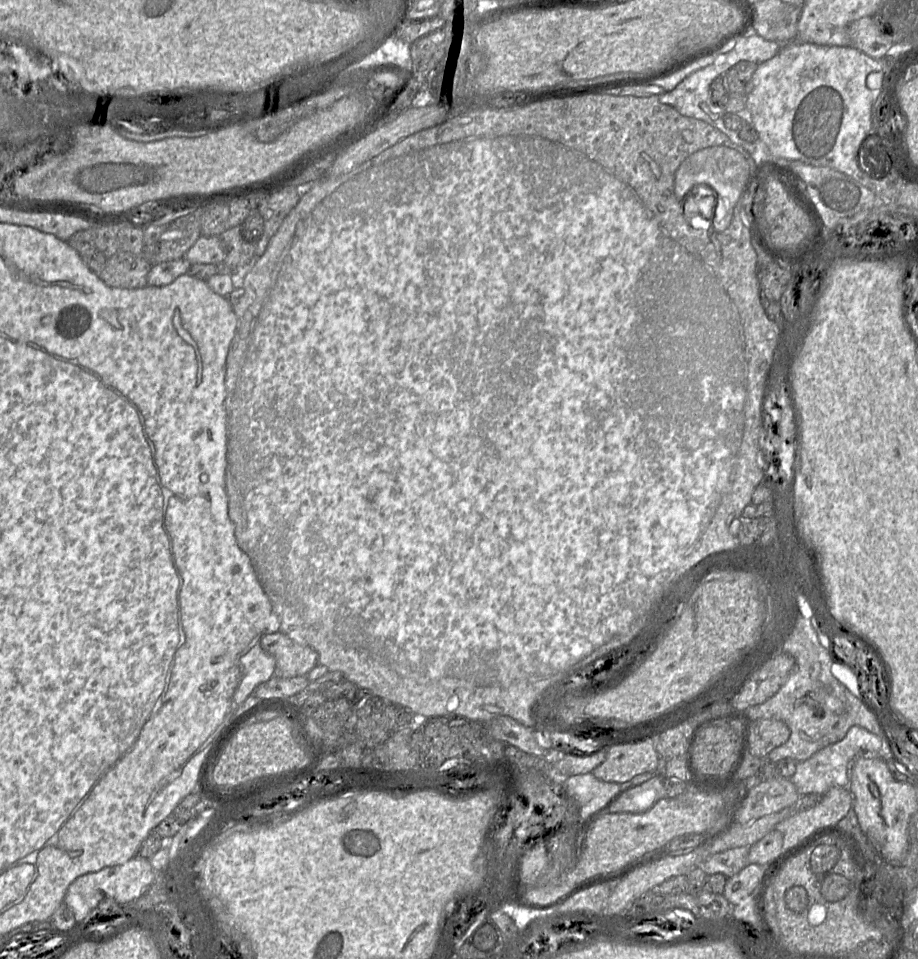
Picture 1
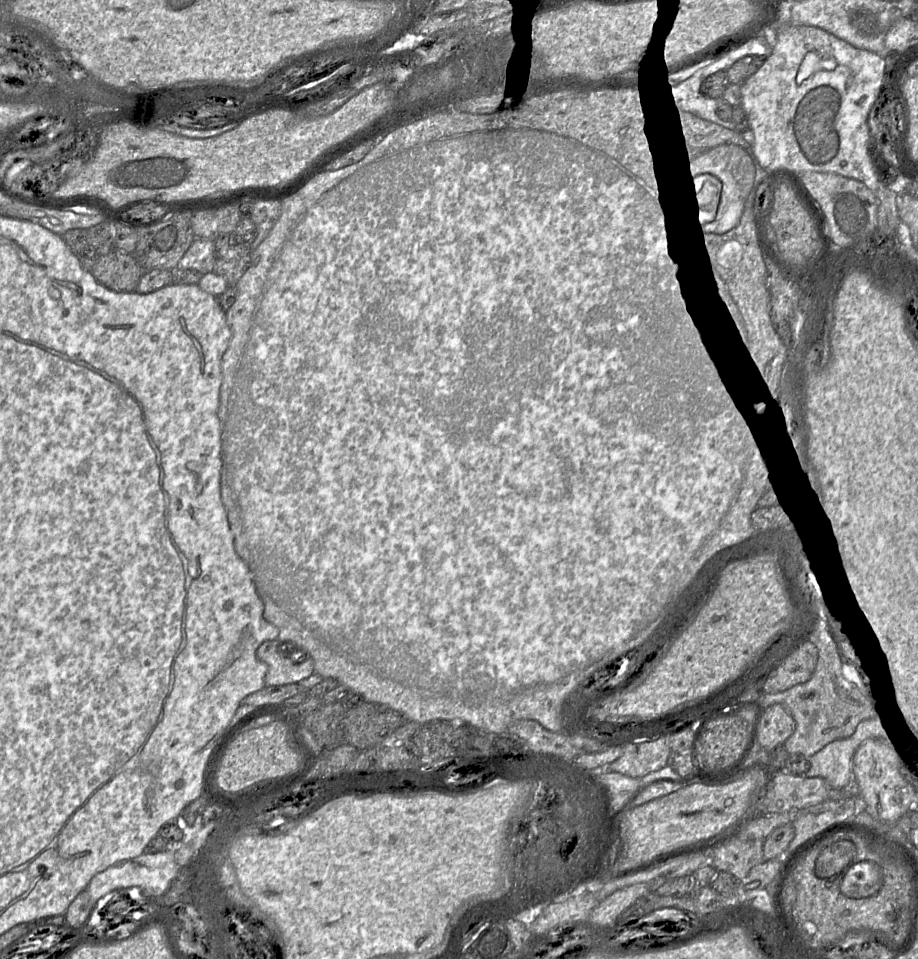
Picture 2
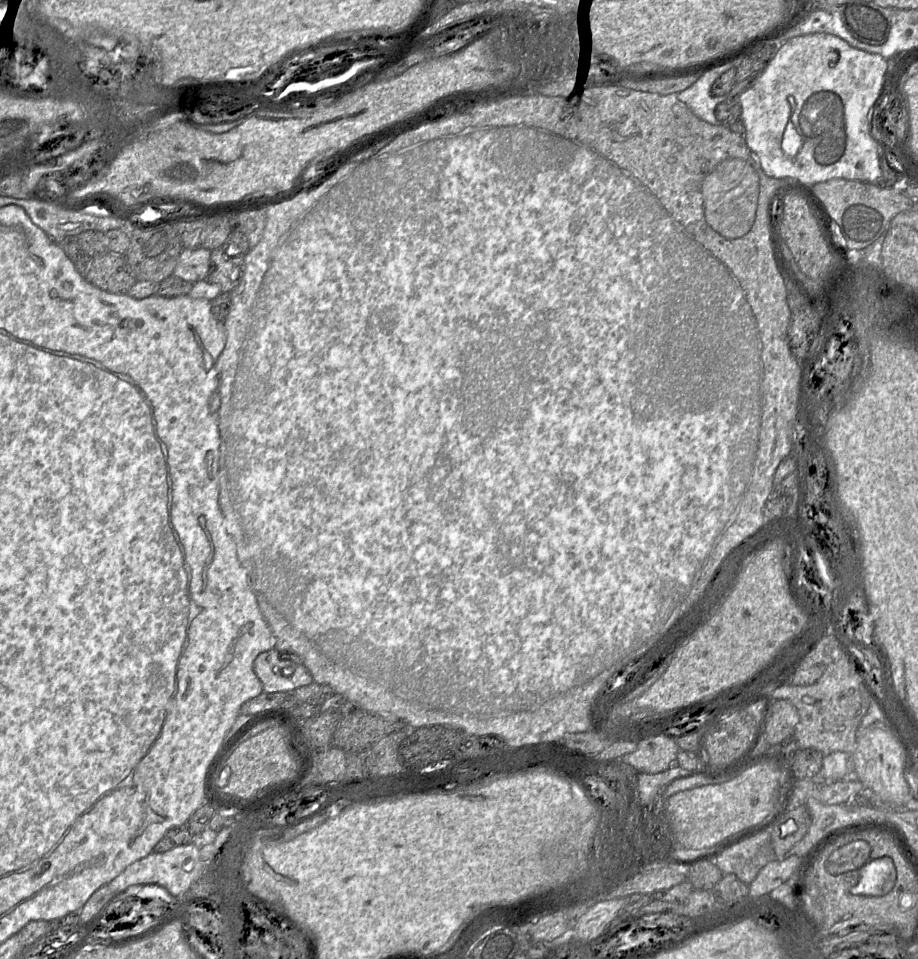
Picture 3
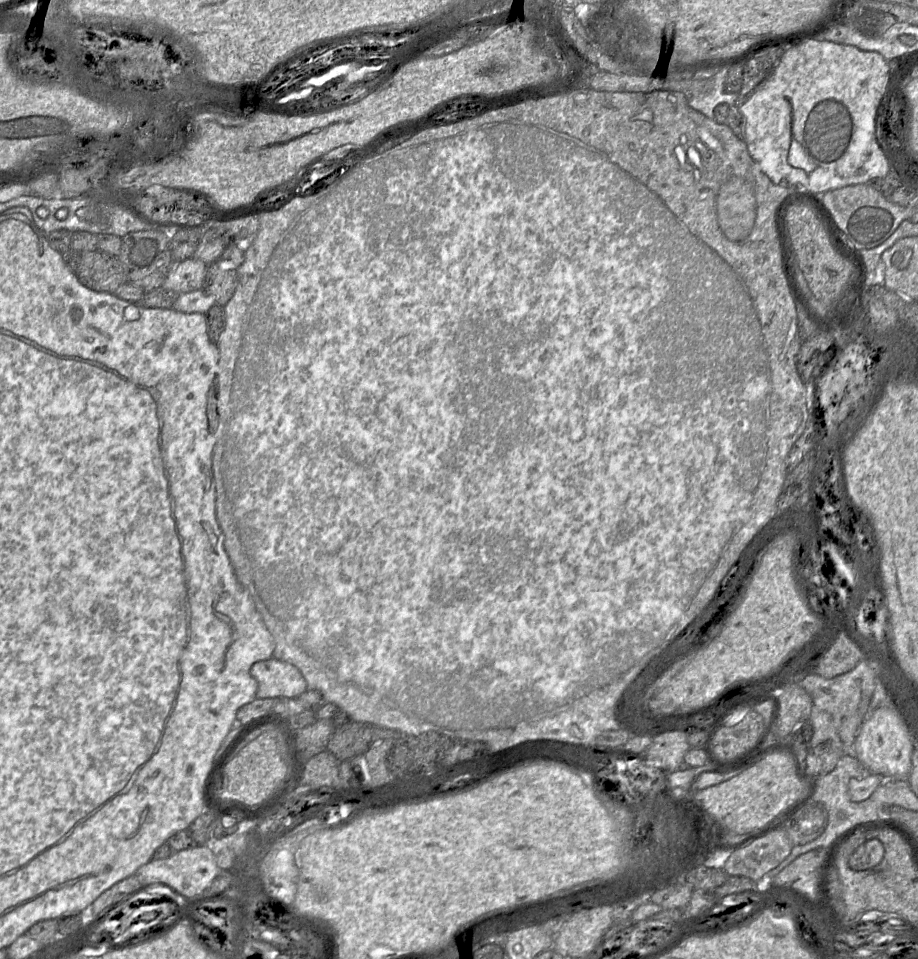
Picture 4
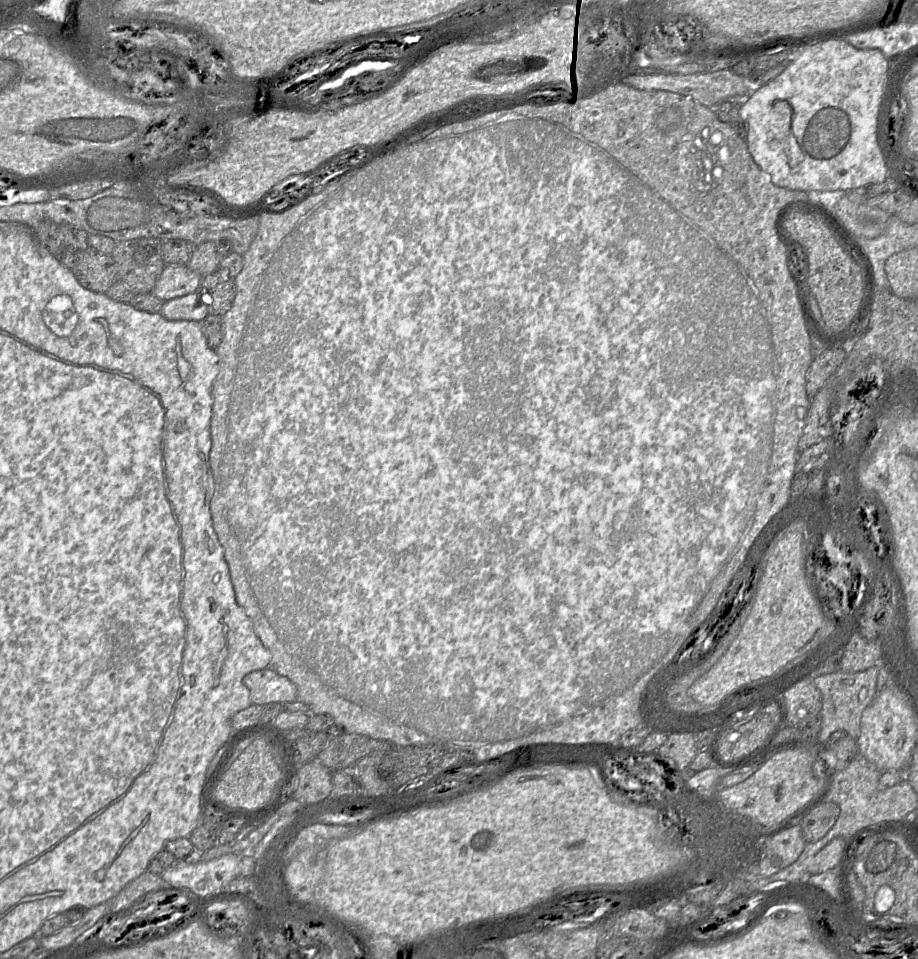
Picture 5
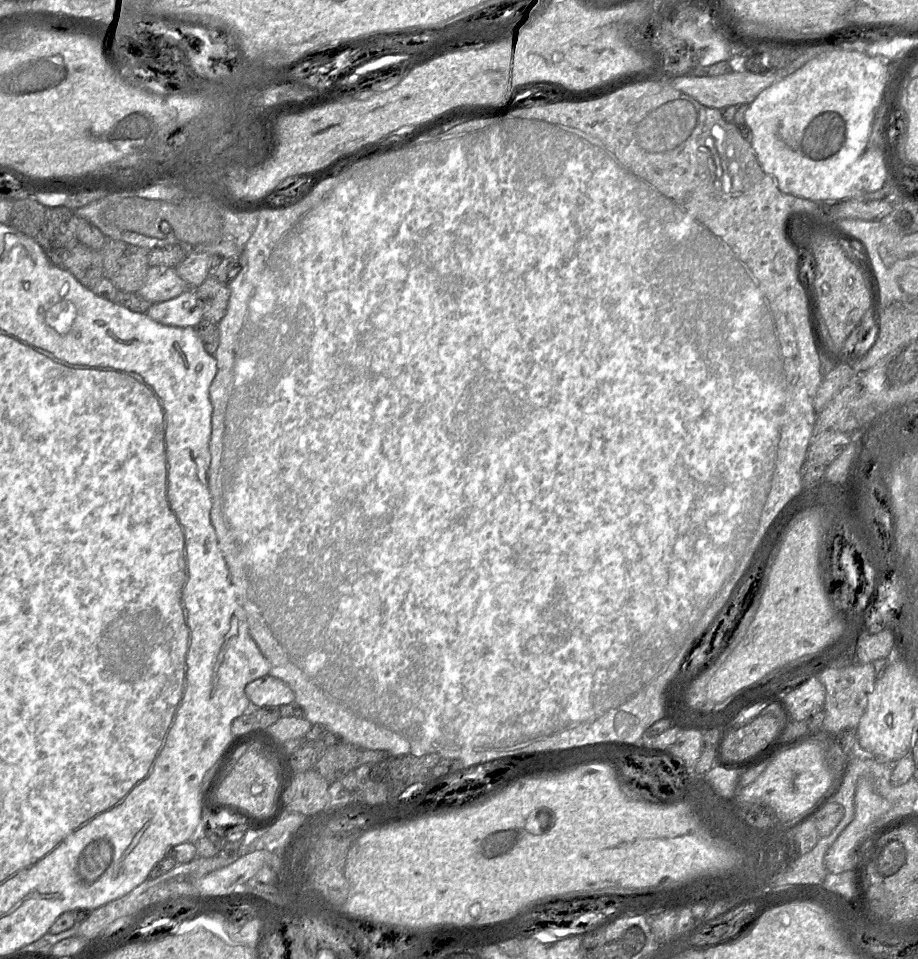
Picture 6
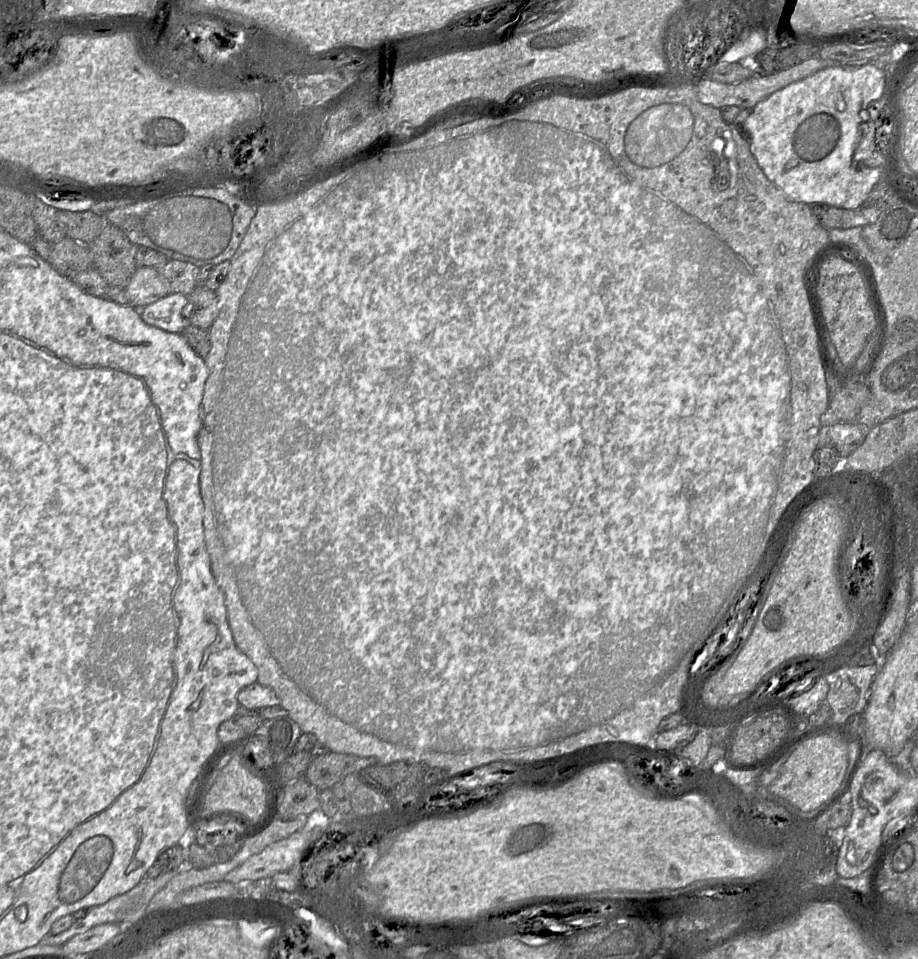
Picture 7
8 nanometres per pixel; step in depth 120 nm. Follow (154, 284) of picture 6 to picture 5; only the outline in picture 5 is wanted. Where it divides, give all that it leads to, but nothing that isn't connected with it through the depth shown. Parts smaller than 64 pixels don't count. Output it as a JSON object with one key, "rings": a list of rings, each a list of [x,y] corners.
{"rings":[[[165,265],[151,293],[164,301],[181,297],[197,291],[202,277],[187,265]]]}

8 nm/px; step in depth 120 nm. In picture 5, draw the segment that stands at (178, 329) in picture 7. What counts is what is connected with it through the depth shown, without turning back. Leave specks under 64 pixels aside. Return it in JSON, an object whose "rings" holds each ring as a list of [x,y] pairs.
{"rings":[[[192,292],[166,301],[160,314],[169,320],[202,322],[210,314],[210,309],[200,293]]]}

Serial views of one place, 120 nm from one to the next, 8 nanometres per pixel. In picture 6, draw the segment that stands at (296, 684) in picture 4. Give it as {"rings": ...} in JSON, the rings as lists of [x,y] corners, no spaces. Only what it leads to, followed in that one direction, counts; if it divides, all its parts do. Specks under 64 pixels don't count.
{"rings":[[[266,675],[257,678],[245,686],[245,694],[251,707],[279,707],[294,703],[294,693],[283,681]]]}

